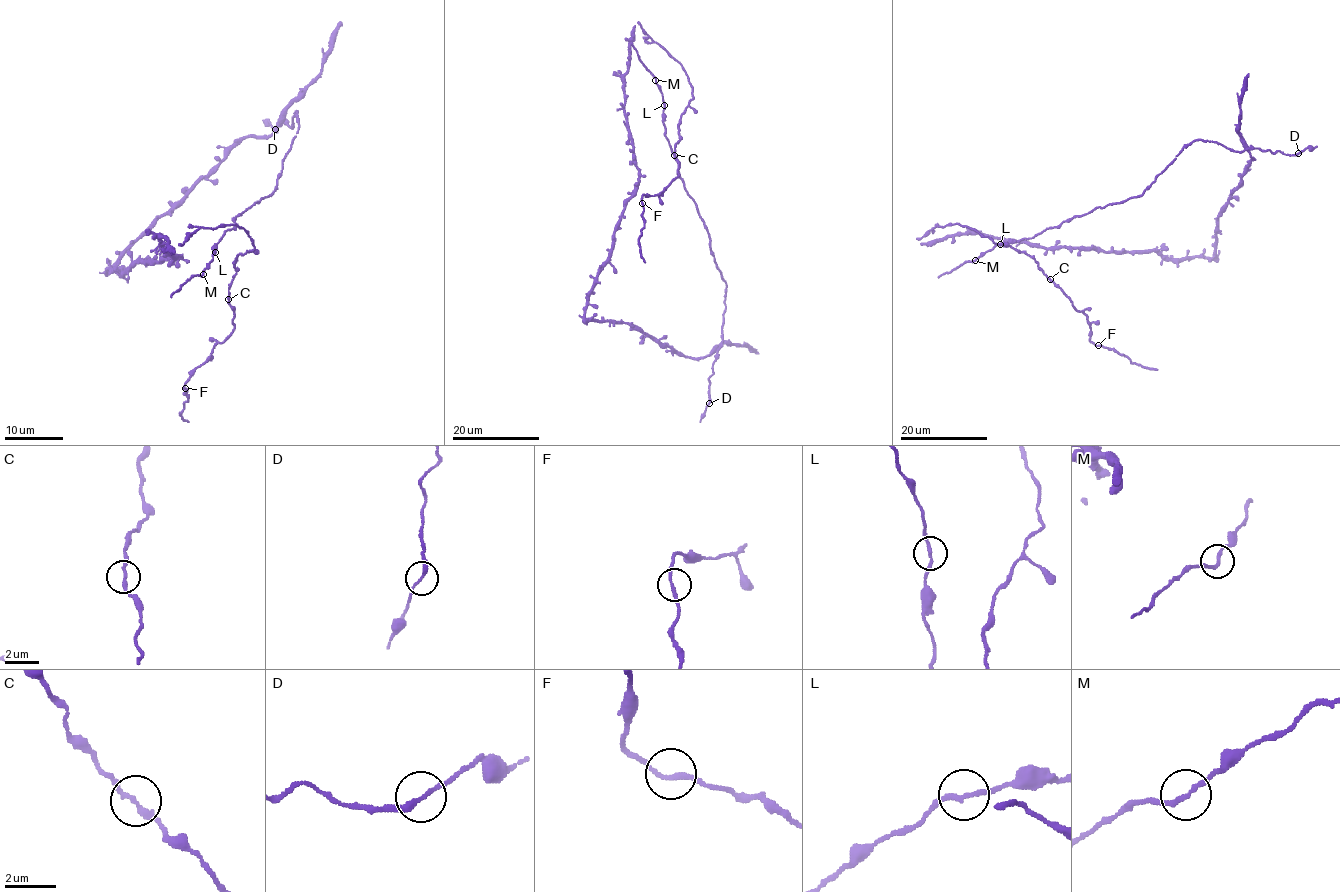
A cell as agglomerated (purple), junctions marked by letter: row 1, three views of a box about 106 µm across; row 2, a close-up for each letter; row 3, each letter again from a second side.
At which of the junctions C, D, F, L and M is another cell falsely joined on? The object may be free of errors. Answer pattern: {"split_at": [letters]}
{"split_at": []}

